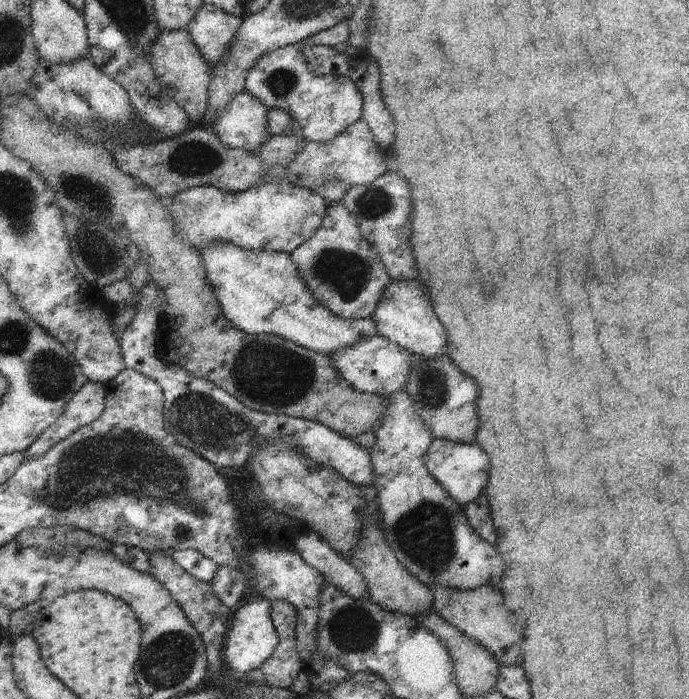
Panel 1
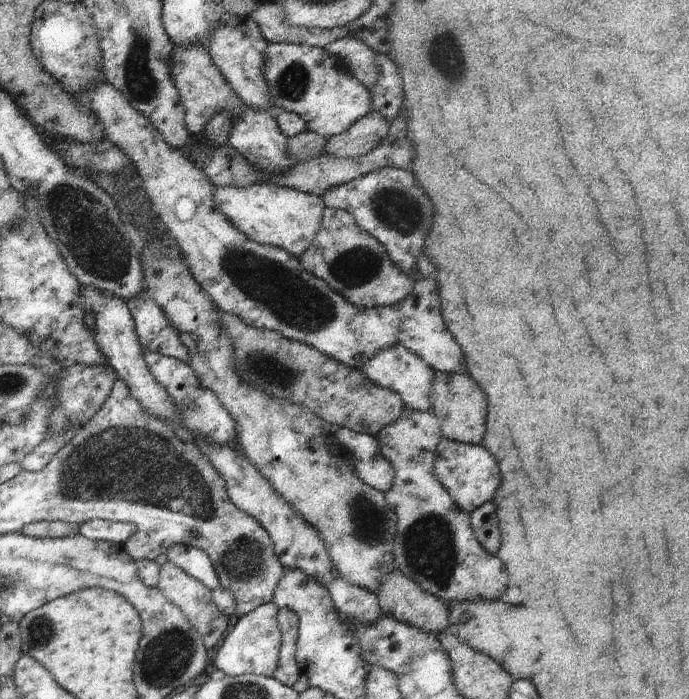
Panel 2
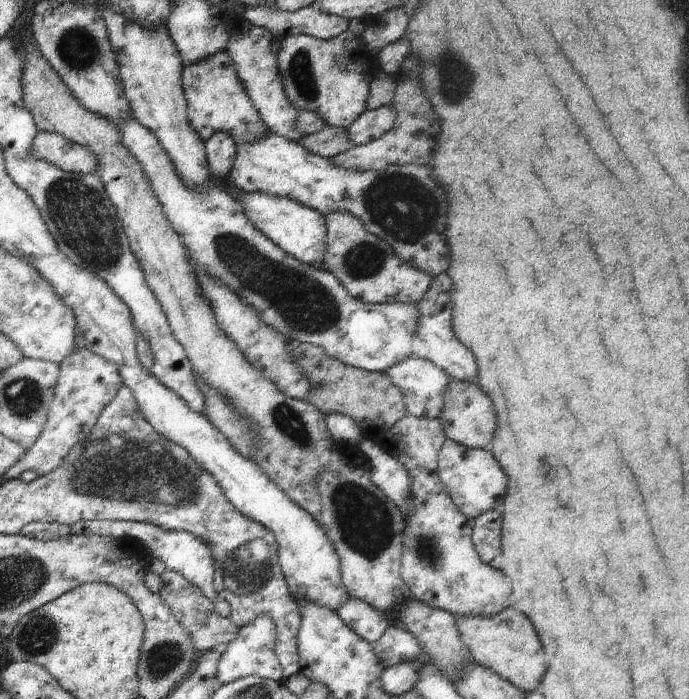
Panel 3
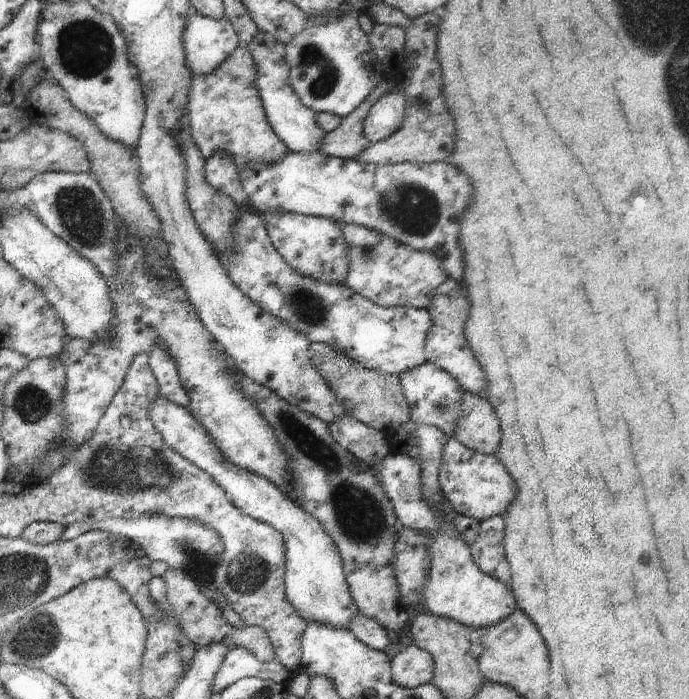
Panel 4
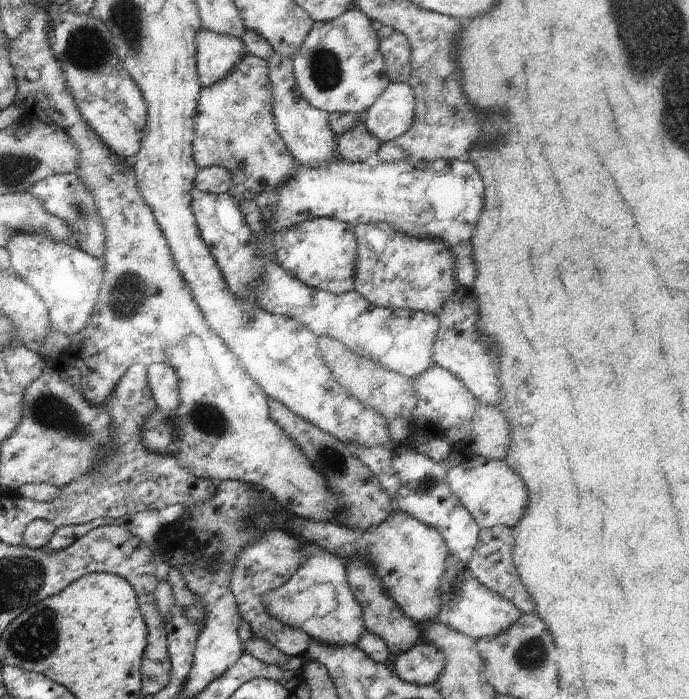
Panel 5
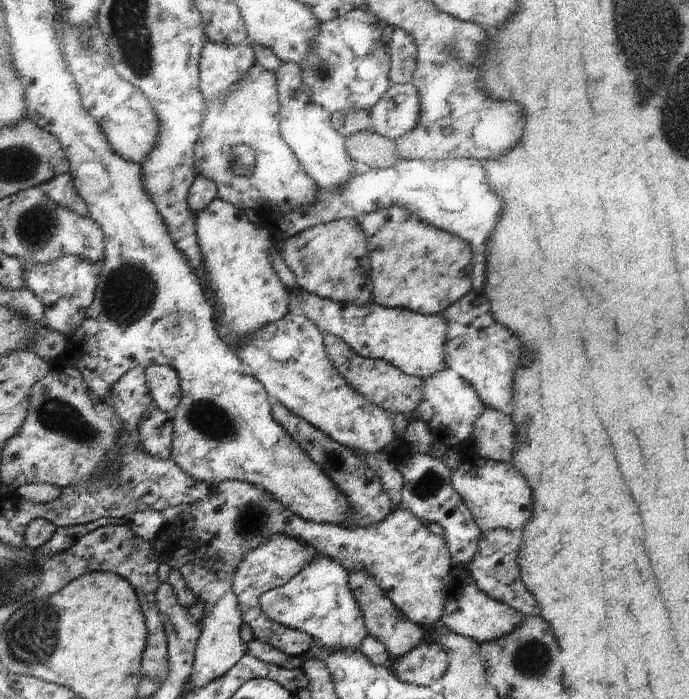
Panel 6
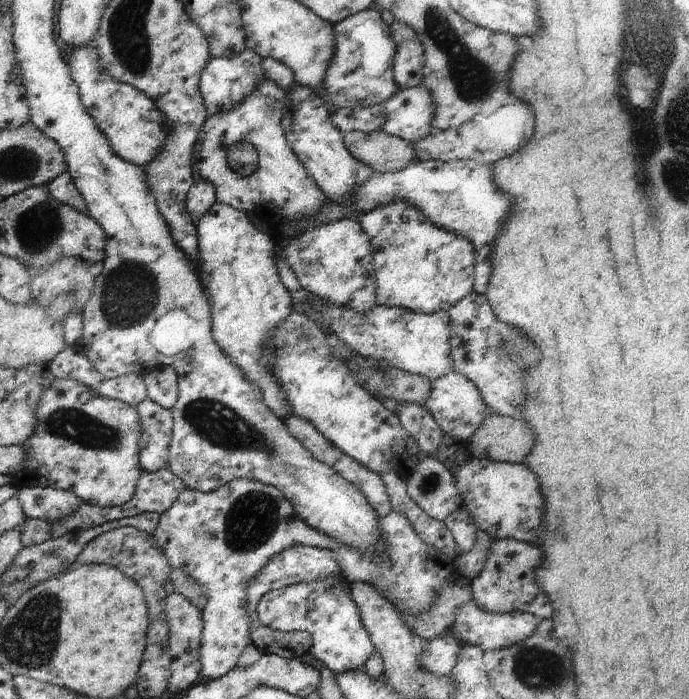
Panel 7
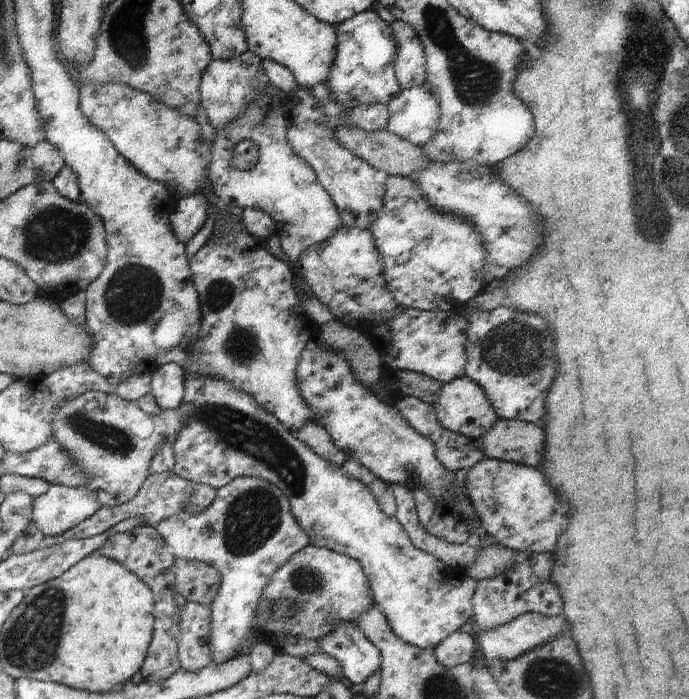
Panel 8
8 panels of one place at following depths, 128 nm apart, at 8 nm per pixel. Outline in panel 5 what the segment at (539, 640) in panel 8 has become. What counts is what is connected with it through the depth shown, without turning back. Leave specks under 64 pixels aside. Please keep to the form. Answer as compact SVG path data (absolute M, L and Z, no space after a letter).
M449 554L445 557L441 593L442 607L438 620L450 625L455 632L463 633L476 641L497 636L499 632L506 631L519 618L518 608L515 608L511 602L499 596L498 593L491 592L486 585L475 580L466 563L459 562L455 556Z

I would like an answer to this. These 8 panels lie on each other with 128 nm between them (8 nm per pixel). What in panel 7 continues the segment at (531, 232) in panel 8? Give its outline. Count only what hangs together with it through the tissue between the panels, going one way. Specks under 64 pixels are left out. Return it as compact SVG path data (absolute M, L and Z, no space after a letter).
M468 159L451 160L442 162L437 160L415 161L408 168L401 171L381 173L375 172L370 180L367 180L367 198L369 198L369 210L386 206L387 204L395 203L396 201L405 201L408 205L413 205L414 208L421 210L423 215L434 222L434 225L440 228L449 228L450 232L457 233L458 236L466 238L470 244L475 244L475 252L479 252L479 264L475 264L475 276L473 286L475 293L479 295L485 292L487 286L487 278L489 278L489 256L491 256L491 240L493 234L497 236L503 228L503 220L505 214L509 212L509 200L507 196L491 182L491 172L485 165L476 164Z

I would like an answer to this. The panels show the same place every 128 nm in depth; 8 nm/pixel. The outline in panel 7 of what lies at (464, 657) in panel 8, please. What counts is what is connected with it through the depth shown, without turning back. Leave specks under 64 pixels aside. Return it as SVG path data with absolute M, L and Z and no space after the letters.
M452 634L435 638L426 644L422 653L422 666L436 677L448 676L461 655L462 643Z

